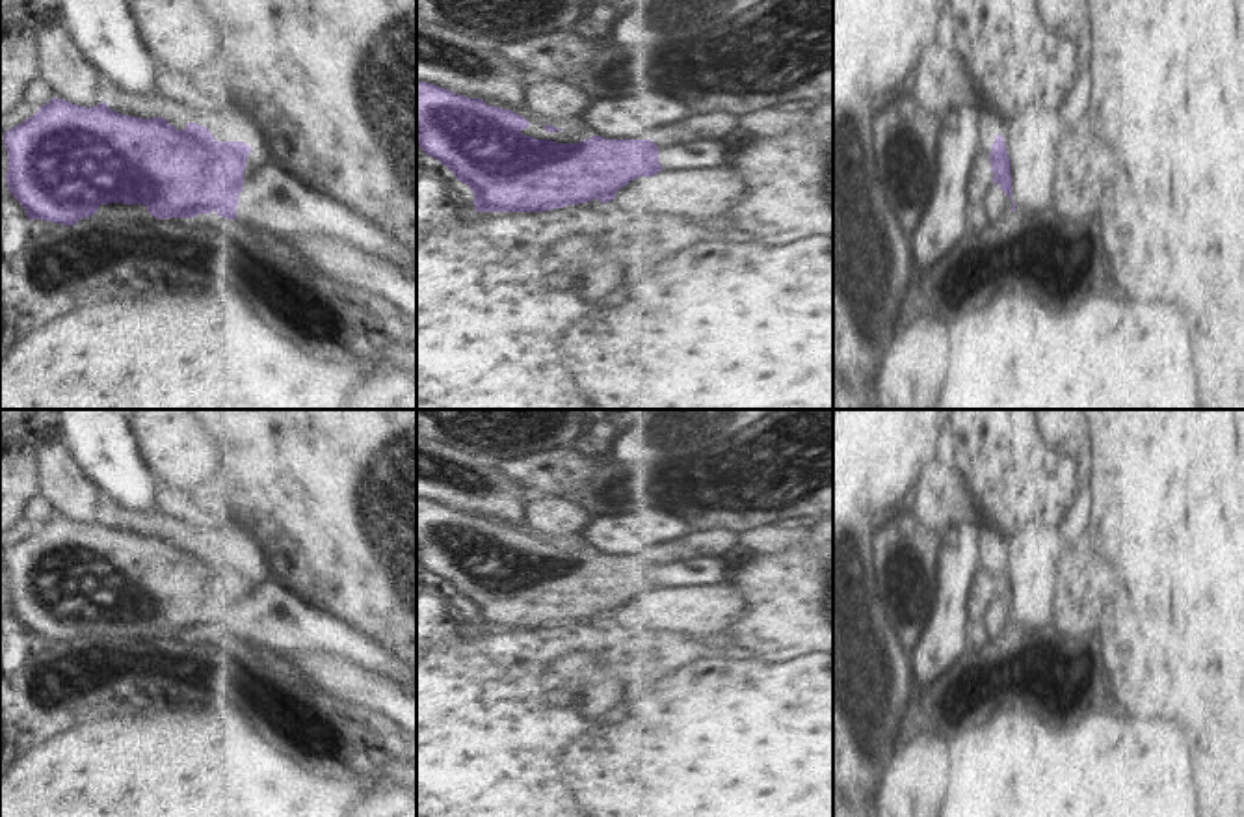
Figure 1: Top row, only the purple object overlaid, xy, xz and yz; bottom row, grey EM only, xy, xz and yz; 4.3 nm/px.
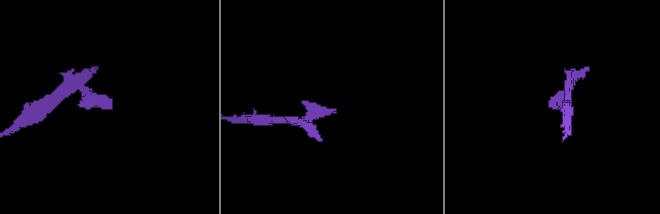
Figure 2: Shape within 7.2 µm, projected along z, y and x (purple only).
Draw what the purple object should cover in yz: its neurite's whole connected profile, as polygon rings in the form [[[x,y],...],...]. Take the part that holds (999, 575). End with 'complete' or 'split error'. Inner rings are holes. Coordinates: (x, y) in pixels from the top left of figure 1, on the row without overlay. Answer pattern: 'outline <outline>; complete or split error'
outline [[[1000,551],[995,553],[989,569],[993,601],[984,614],[978,633],[980,640],[1012,640],[1012,629],[1017,625],[1012,616],[1010,575]]]; split error

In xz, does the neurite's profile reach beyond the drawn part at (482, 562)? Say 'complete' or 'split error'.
split error

